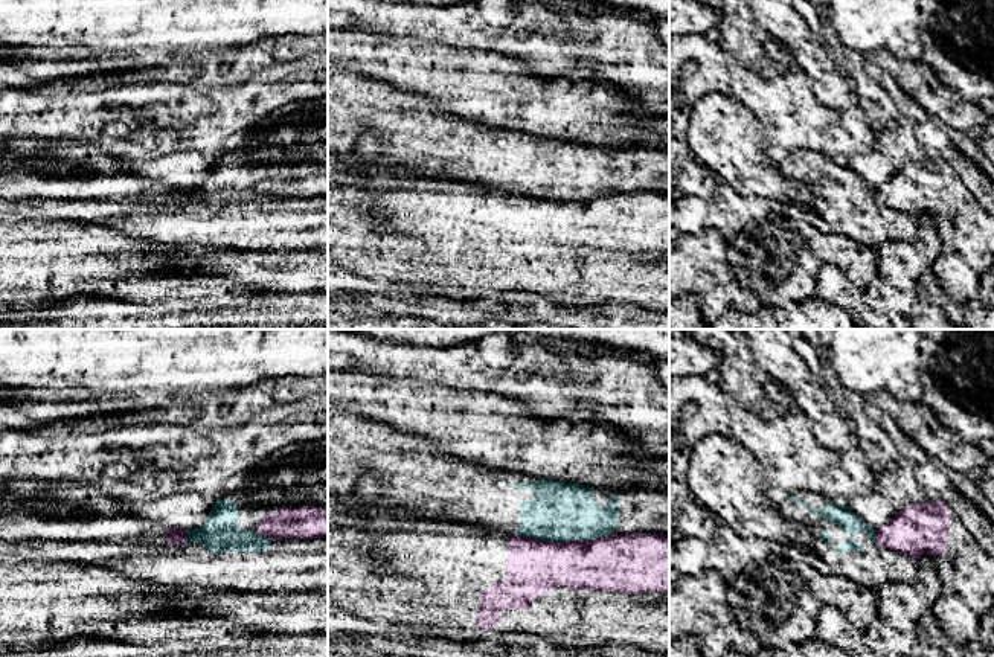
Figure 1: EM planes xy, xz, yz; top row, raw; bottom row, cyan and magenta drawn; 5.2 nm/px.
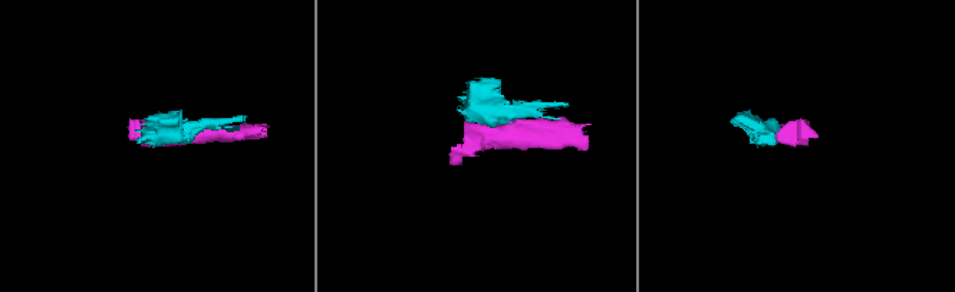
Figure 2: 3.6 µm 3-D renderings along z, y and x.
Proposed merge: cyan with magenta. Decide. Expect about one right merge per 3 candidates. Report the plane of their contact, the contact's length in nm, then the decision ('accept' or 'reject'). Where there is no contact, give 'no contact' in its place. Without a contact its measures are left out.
meets cyan in xz; contact 500 nm long; reject

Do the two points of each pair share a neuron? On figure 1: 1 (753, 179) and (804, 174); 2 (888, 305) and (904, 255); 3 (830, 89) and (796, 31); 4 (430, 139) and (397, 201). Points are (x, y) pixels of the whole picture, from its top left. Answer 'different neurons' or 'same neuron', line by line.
1: different neurons
2: same neuron
3: same neuron
4: different neurons

